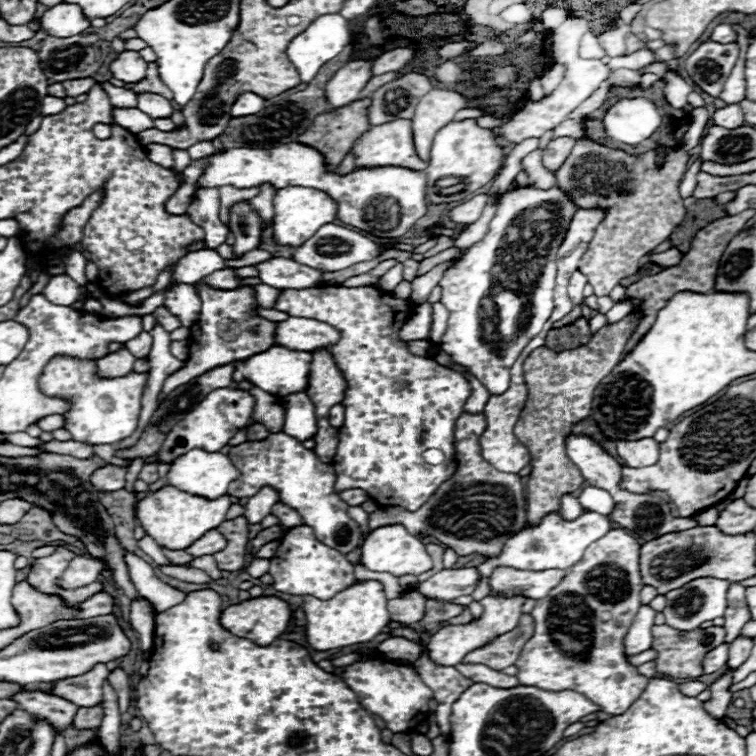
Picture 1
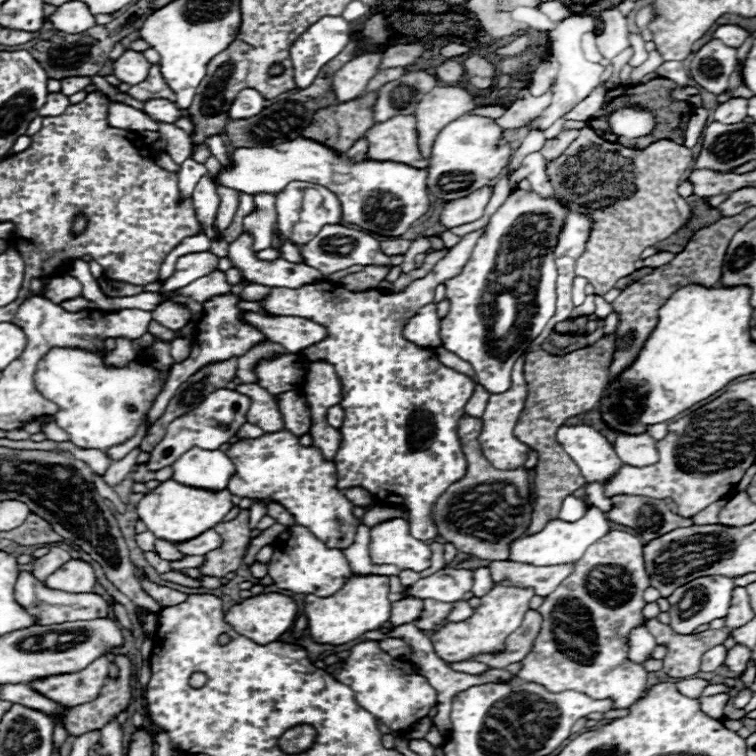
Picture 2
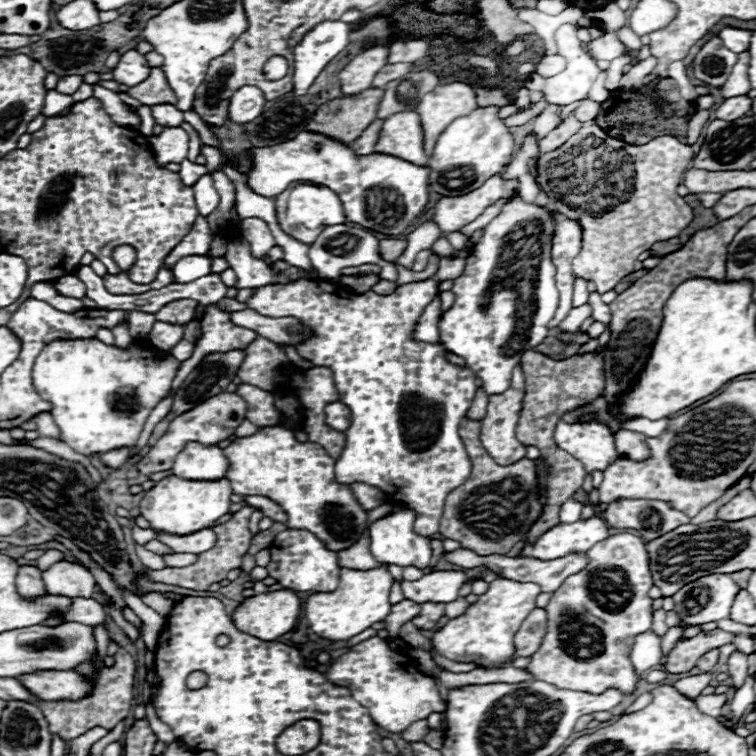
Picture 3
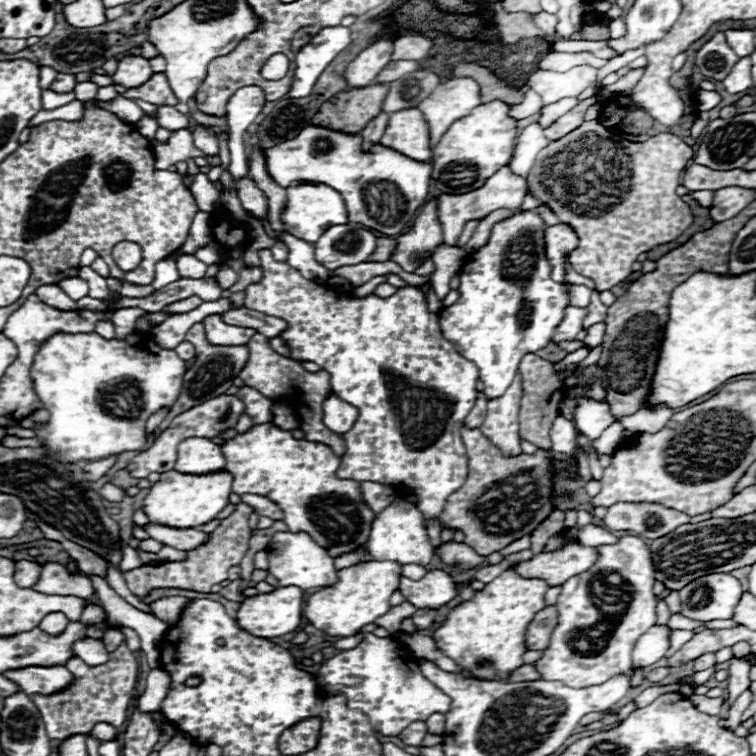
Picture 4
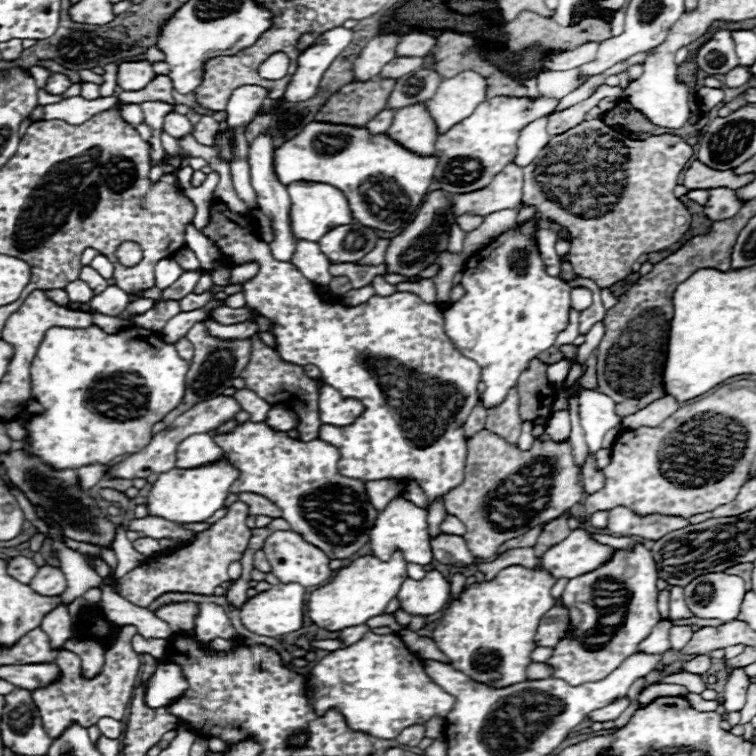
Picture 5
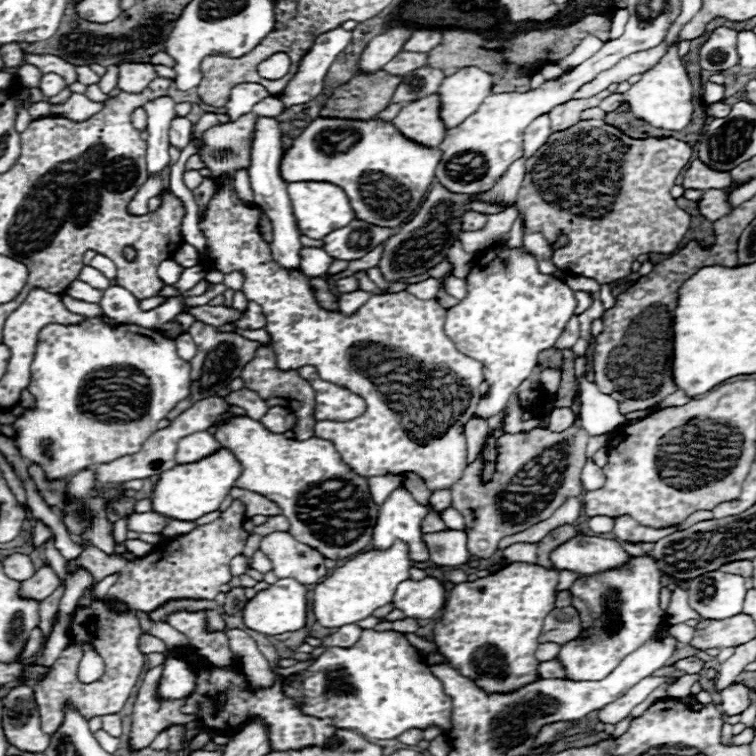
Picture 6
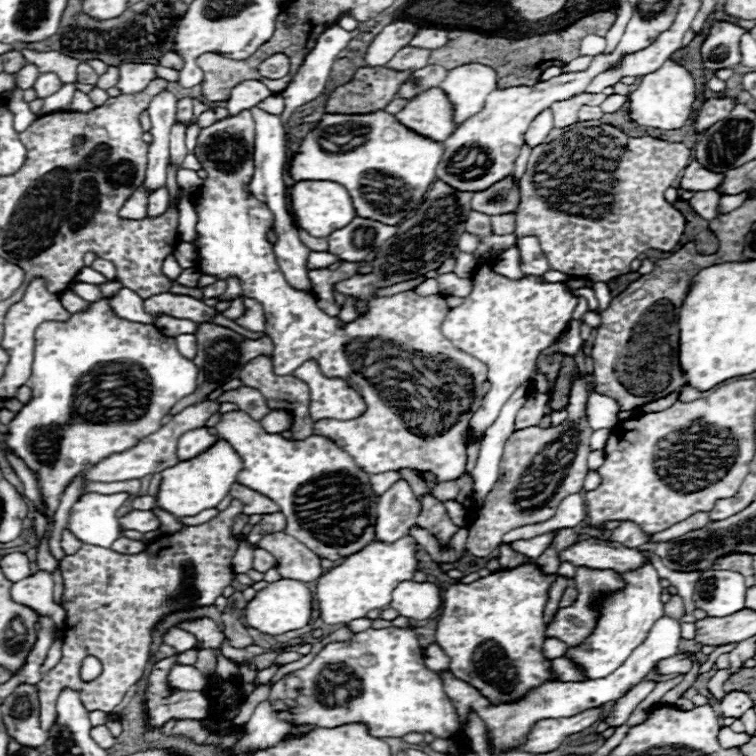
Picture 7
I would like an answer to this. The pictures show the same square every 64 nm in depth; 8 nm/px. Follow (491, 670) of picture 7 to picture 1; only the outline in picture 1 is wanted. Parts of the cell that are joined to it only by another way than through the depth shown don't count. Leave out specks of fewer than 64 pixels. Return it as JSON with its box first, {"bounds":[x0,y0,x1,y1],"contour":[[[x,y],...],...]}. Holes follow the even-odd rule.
{"bounds":[428,596,524,666],"contour":[[[486,596],[480,604],[484,606],[484,614],[478,622],[470,622],[464,626],[444,626],[440,628],[436,634],[432,634],[430,638],[430,646],[428,646],[428,656],[434,664],[442,664],[442,666],[456,666],[462,662],[462,658],[474,650],[480,648],[484,644],[488,644],[492,638],[512,630],[520,616],[522,616],[522,604],[524,604],[524,596],[516,596],[516,598],[500,598],[500,596]]]}

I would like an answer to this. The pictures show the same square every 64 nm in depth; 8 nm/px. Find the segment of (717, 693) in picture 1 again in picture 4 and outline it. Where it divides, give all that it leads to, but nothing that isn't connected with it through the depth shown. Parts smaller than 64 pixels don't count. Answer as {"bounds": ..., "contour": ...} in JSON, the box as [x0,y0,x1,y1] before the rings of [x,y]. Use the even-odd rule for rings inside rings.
{"bounds":[688,694,724,716],"contour":[[[694,694],[694,696],[690,696],[688,700],[690,700],[700,712],[710,714],[710,716],[718,716],[718,714],[720,714],[720,708],[722,708],[722,704],[724,704],[724,696],[718,696],[718,698],[706,698],[706,696]]]}

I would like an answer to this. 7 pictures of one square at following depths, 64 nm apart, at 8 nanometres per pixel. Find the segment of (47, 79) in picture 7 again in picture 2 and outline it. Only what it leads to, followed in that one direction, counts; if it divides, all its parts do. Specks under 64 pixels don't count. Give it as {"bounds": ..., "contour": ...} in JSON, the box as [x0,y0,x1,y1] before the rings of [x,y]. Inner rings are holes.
{"bounds":[62,78,92,96],"contour":[[[64,78],[62,80],[62,94],[64,96],[72,96],[80,90],[86,90],[92,84],[90,78]]]}

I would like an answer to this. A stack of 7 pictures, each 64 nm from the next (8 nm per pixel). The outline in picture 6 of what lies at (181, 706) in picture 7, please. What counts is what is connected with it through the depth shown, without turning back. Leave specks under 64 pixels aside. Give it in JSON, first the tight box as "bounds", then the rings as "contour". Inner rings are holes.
{"bounds":[130,666,196,750],"contour":[[[156,666],[146,672],[142,686],[138,688],[138,696],[132,708],[132,728],[130,728],[130,750],[142,750],[152,744],[152,740],[166,728],[182,724],[190,726],[196,722],[194,716],[186,716],[180,712],[180,706],[186,698],[158,702],[156,688],[162,674],[162,666]]]}

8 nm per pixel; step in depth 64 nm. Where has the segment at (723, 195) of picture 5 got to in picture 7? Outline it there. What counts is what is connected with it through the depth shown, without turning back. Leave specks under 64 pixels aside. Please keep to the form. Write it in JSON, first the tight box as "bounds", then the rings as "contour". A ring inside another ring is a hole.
{"bounds":[690,190,722,220],"contour":[[[706,190],[706,192],[698,192],[690,204],[696,210],[698,216],[702,216],[704,220],[714,220],[718,216],[718,202],[720,202],[722,194],[716,190]]]}

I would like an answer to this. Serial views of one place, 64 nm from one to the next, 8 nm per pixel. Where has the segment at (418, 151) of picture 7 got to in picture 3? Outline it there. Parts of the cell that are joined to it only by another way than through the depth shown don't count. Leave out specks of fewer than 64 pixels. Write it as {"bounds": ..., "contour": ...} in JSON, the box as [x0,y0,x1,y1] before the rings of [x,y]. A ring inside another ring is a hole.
{"bounds":[246,132,428,236],"contour":[[[300,132],[294,140],[288,140],[284,144],[252,148],[248,156],[252,158],[252,164],[246,176],[252,192],[274,198],[290,182],[302,180],[322,184],[340,196],[348,222],[388,236],[402,234],[426,210],[428,204],[428,168],[412,166],[410,162],[404,162],[400,158],[388,158],[386,154],[356,156],[350,146],[334,142],[320,134]]]}

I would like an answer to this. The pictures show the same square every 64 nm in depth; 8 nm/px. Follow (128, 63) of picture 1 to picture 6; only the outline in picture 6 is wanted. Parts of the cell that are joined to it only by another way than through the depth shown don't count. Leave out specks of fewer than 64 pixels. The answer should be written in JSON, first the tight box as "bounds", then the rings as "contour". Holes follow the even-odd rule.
{"bounds":[118,62,156,92],"contour":[[[132,62],[132,64],[120,64],[118,68],[120,68],[118,88],[122,92],[142,92],[156,78],[152,64]]]}

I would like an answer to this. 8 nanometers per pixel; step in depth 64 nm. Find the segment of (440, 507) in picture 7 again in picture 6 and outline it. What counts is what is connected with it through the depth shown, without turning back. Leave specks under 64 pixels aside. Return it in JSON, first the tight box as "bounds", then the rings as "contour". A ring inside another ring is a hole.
{"bounds":[424,510,446,532],"contour":[[[430,510],[428,518],[424,518],[424,532],[440,532],[440,530],[446,530],[442,518]]]}

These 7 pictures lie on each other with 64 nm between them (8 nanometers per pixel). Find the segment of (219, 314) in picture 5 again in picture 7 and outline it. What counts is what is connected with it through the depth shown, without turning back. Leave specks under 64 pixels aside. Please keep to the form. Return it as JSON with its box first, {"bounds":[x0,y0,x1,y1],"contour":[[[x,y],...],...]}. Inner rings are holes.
{"bounds":[144,294,220,322],"contour":[[[156,294],[144,300],[146,312],[164,312],[174,318],[188,318],[192,322],[210,322],[212,316],[220,314],[218,310],[206,306],[204,302],[192,296],[178,296],[178,294]]]}

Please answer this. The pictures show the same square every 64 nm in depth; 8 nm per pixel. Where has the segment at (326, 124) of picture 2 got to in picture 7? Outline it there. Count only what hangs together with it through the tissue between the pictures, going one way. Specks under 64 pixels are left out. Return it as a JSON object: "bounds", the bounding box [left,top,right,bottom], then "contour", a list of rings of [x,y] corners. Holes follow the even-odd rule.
{"bounds":[326,68,410,114],"contour":[[[360,68],[354,78],[344,84],[344,86],[338,86],[328,102],[326,102],[326,114],[372,114],[372,112],[378,112],[378,110],[384,110],[396,96],[398,88],[406,82],[406,78],[410,78],[410,70],[406,72],[396,72],[396,70],[390,70],[390,68]]]}

